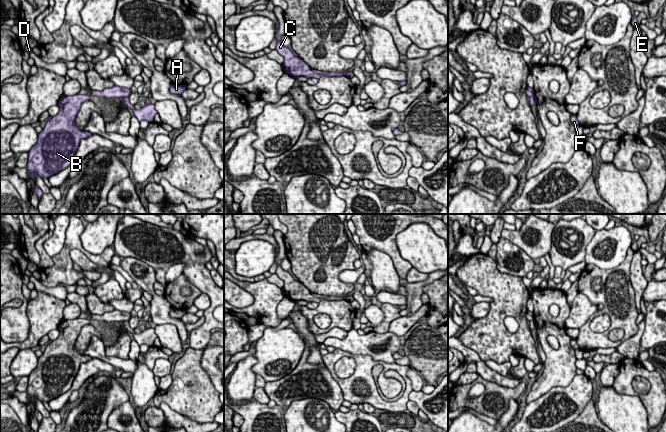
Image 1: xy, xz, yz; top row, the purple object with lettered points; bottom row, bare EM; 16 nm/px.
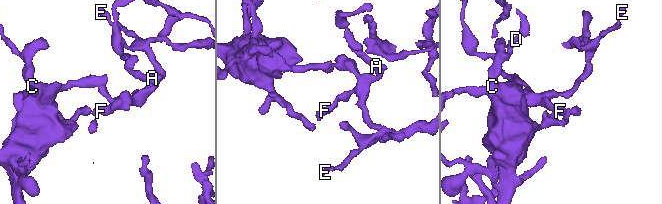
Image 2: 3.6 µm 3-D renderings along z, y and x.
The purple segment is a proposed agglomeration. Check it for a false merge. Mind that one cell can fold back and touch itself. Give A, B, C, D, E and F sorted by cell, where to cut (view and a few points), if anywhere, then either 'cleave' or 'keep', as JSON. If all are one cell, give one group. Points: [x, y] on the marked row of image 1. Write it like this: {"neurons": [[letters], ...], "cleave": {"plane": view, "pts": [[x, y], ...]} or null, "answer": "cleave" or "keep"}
{"neurons": [["A", "E", "F"], ["B", "C", "D"]], "cleave": {"plane": "xy", "pts": [[128, 96], [122, 98]]}, "answer": "cleave"}

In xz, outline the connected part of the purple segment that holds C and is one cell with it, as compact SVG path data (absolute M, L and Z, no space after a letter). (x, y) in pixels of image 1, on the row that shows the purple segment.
M277 35L277 45L275 50L284 58L283 65L285 66L284 71L294 78L304 76L306 78L314 77L319 79L320 77L327 76L343 76L348 73L345 72L324 72L323 74L317 74L309 68L306 62L301 58L296 57L294 53L288 48L282 45L281 38L283 35Z

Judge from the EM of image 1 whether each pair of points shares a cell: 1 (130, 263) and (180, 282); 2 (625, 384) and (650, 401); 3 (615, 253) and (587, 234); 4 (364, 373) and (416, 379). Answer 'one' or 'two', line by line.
1: two
2: one
3: two
4: two

